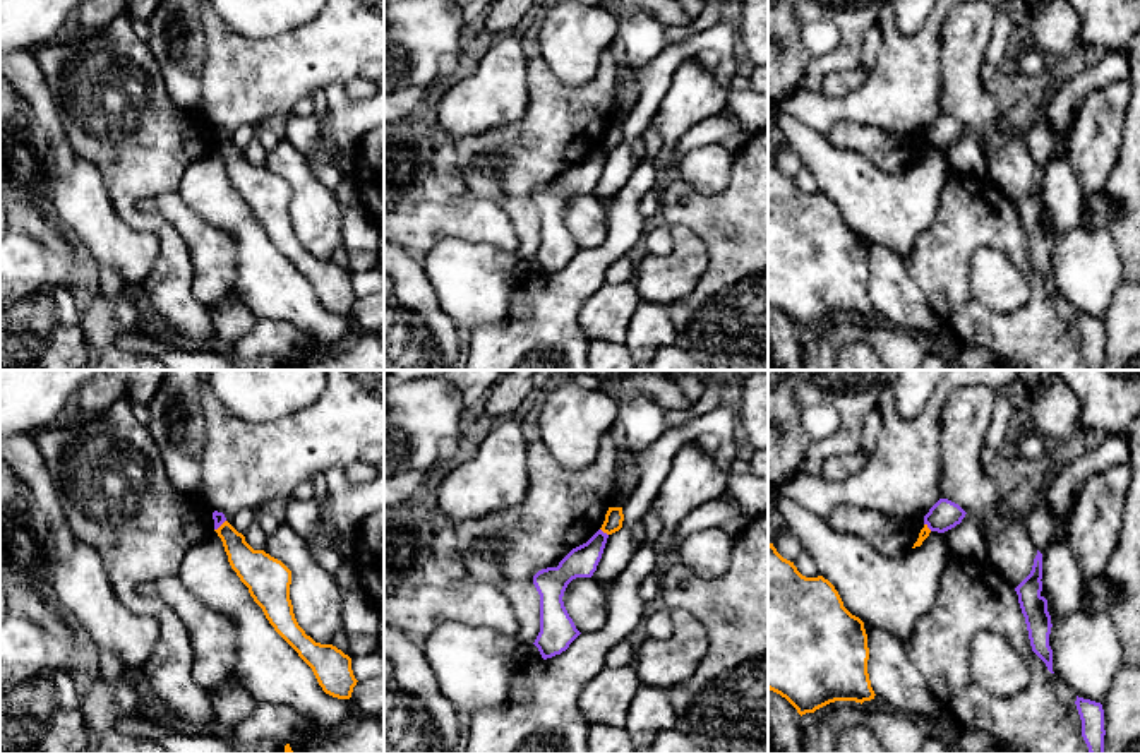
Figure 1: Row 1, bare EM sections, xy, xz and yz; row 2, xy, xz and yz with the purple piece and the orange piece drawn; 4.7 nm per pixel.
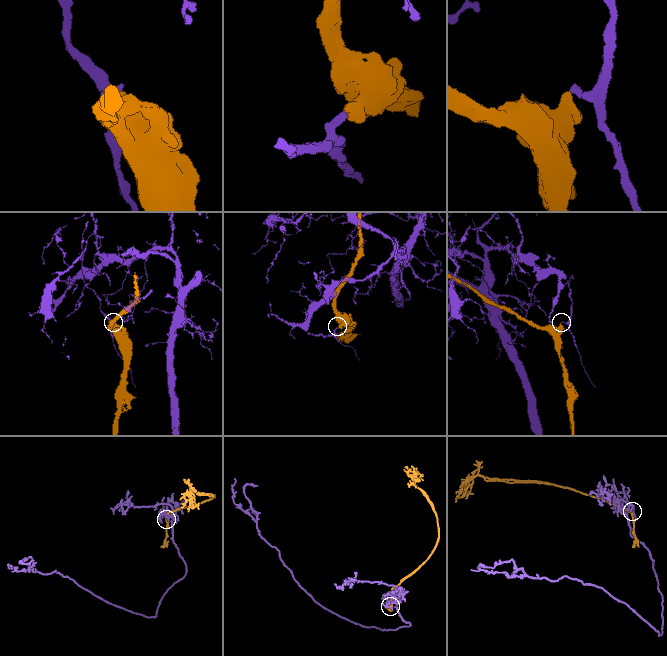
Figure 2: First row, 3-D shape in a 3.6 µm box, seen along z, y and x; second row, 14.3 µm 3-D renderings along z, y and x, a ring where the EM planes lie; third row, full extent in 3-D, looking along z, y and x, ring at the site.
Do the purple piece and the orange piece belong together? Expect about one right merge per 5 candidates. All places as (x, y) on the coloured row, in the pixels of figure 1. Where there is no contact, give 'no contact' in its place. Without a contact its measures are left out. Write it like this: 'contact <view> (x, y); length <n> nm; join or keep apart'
contact yz (928, 526); length 50 nm; keep apart

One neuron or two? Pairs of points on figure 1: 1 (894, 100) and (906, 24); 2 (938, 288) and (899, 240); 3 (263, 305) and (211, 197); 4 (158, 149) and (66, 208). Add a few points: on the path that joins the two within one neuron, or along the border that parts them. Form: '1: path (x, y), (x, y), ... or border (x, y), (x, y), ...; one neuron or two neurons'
1: border (928, 17), (911, 35), (904, 35), (894, 21); two neurons
2: border (933, 221), (918, 239), (907, 263); two neurons
3: path (263, 278), (251, 239), (239, 225); one neuron
4: border (78, 155), (98, 170), (112, 208), (122, 220); two neurons

